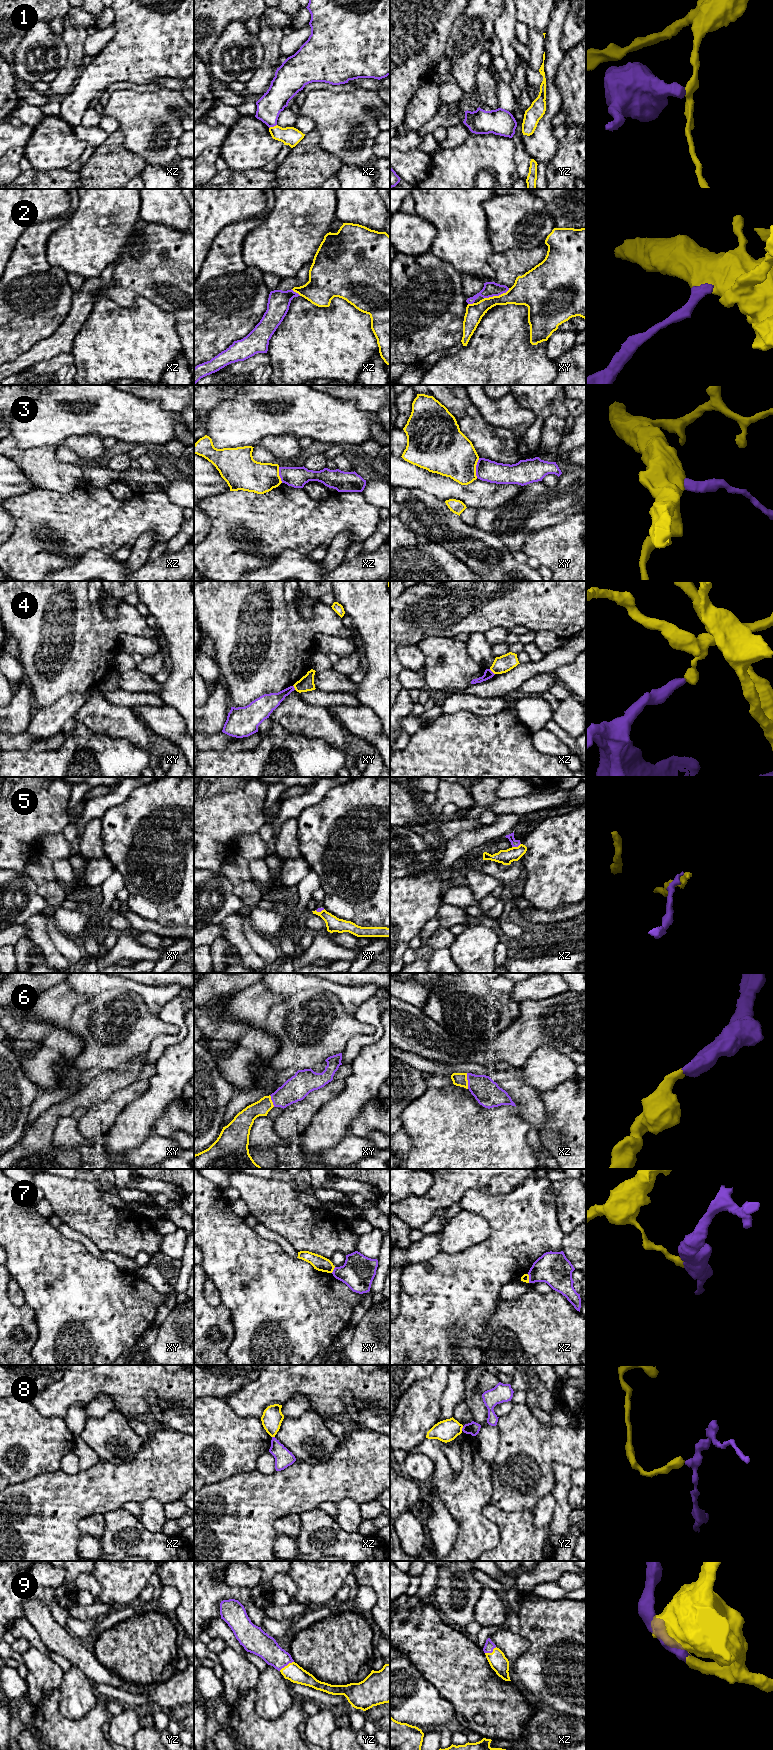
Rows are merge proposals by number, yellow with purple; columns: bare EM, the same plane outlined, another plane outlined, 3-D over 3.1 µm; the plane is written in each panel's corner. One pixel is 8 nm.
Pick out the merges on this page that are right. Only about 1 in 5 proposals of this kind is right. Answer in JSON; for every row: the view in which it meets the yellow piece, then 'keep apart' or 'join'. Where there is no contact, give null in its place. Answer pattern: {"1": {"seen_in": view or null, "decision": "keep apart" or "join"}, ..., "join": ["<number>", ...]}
{"1": {"seen_in": "xz", "decision": "keep apart"}, "2": {"seen_in": "xy", "decision": "keep apart"}, "3": {"seen_in": "xy", "decision": "keep apart"}, "4": {"seen_in": "xz", "decision": "keep apart"}, "5": {"seen_in": "xz", "decision": "keep apart"}, "6": {"seen_in": "xz", "decision": "join"}, "7": {"seen_in": "xy", "decision": "keep apart"}, "8": {"seen_in": "yz", "decision": "keep apart"}, "9": {"seen_in": "yz", "decision": "join"}, "join": ["6", "9"]}

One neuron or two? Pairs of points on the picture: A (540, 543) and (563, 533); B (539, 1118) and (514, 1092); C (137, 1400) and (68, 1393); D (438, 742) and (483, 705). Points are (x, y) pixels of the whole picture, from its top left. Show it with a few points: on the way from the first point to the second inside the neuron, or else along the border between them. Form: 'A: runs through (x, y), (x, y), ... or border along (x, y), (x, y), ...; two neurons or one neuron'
A: runs through (546, 543), (553, 543), (557, 539); one neuron
B: runs through (534, 1112), (520, 1098); one neuron
C: runs through (120, 1386), (85, 1386); one neuron
D: border along (497, 713), (450, 714); two neurons

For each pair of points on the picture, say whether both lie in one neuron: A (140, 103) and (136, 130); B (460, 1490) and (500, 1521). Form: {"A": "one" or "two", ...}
{"A": "one", "B": "two"}

